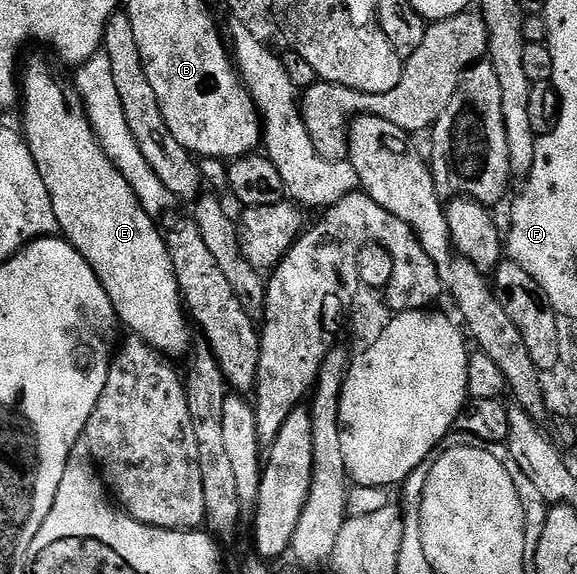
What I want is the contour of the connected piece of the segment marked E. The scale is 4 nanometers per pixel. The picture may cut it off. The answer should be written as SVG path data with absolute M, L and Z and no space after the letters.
M33 58L26 66L24 63L19 86L23 91L23 106L25 102L25 142L31 148L39 176L43 176L43 184L47 184L47 196L51 196L51 208L55 208L59 231L65 241L77 249L87 264L91 264L95 276L99 276L99 284L103 284L115 308L120 325L124 329L126 326L130 335L142 338L151 349L170 359L180 354L188 355L191 350L191 322L181 300L166 235L157 231L158 223L141 207L119 168L115 168L111 159L101 151L99 140L85 114L85 105L81 103L81 95L57 75L56 68L45 58Z

